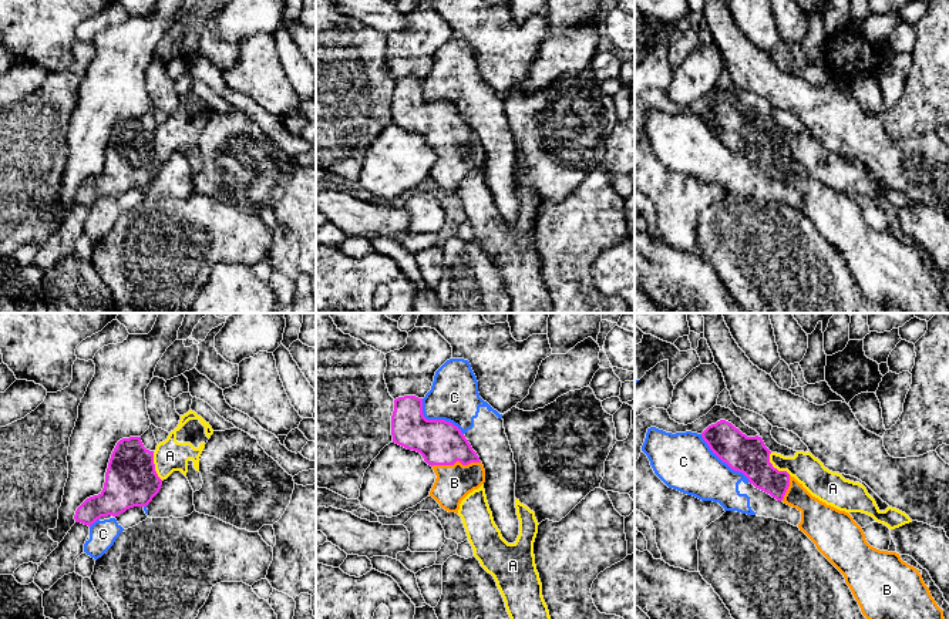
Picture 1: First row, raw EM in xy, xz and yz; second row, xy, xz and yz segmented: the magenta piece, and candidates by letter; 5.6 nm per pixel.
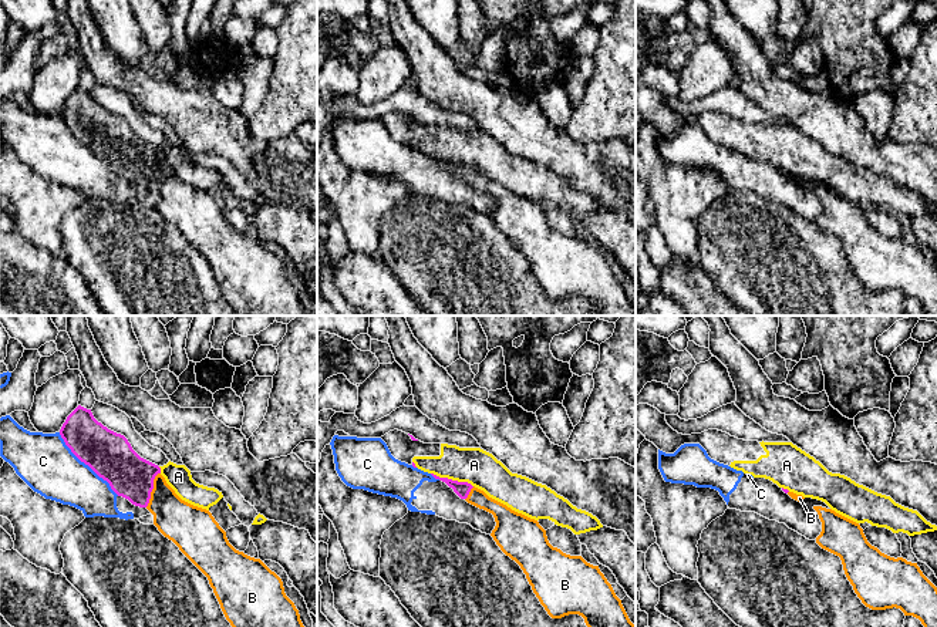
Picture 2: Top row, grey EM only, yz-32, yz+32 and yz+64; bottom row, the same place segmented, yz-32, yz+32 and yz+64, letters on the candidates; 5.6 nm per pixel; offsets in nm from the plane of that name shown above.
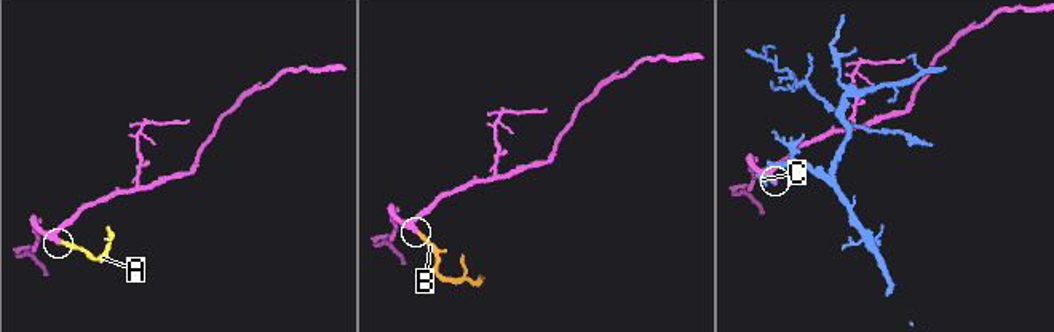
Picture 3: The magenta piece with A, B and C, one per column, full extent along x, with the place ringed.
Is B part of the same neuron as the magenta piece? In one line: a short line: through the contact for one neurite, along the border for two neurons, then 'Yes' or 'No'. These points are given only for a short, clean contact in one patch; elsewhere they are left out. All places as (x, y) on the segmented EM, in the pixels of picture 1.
Yes

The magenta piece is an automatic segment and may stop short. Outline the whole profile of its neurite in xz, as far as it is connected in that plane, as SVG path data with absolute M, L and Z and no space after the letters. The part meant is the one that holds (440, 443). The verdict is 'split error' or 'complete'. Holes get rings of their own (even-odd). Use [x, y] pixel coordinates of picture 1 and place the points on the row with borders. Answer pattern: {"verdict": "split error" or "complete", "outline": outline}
{"verdict": "split error", "outline": "M404 396L394 400L393 443L417 451L433 467L437 478L430 491L441 508L458 514L461 501L485 482L479 457L461 430L445 420L427 420L423 398Z"}

